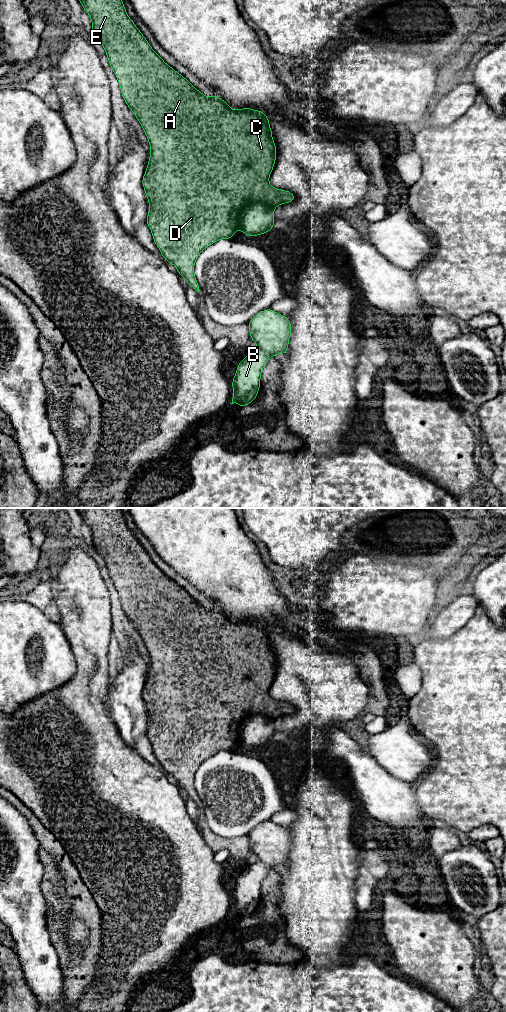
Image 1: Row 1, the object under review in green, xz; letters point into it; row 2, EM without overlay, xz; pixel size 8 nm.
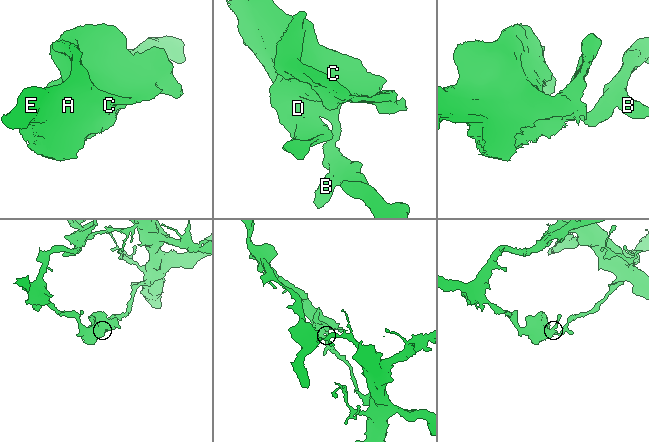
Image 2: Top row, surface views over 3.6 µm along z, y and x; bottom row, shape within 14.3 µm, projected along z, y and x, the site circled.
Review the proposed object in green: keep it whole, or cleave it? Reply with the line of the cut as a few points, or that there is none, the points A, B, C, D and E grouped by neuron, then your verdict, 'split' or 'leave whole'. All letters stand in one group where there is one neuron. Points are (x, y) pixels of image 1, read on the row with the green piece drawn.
xz (274, 207), (261, 203), (249, 204), (241, 212), (237, 228) | A C D E / B | split

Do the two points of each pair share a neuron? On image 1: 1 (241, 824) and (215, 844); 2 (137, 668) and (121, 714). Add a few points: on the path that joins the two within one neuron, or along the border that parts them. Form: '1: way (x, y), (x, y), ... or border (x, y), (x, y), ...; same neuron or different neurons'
1: border (208, 828), (224, 838), (245, 837); different neurons
2: way (131, 679), (124, 692), (124, 703); same neuron

